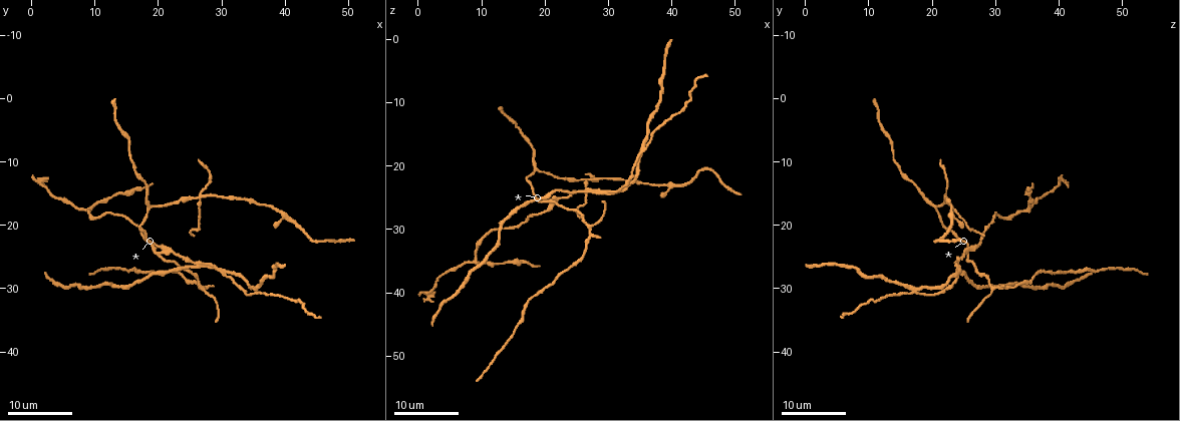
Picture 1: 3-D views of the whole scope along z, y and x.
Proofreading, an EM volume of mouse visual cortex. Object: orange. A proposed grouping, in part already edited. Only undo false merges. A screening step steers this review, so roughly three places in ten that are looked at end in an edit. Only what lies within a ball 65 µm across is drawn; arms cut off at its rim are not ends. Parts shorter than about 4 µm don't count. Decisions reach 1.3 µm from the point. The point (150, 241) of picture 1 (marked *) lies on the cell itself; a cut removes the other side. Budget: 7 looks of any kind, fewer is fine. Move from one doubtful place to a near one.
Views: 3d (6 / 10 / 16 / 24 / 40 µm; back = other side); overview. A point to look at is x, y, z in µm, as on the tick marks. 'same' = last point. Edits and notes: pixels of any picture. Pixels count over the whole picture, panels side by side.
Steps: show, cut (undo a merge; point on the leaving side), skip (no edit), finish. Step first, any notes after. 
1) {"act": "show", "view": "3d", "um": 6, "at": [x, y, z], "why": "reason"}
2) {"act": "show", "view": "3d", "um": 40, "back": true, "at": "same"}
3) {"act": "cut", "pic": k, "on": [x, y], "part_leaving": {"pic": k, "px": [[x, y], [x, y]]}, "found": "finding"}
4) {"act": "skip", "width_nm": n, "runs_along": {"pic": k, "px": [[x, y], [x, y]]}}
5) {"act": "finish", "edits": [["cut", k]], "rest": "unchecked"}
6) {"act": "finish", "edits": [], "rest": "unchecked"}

{"act": "show", "view": "3d", "um": 24, "at": [18.0, 17.0, 20.5], "why": "three-way junction"}

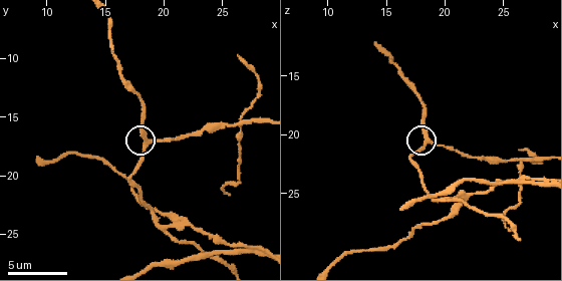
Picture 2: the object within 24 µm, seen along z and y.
{"act": "show", "view": "3d", "um": 6, "at": [18.6, 17.0, 20.4], "why": "closer look"}

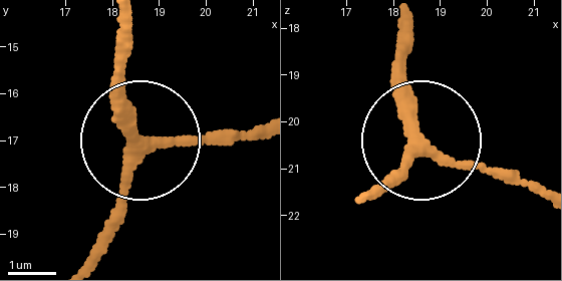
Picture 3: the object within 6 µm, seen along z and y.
{"act": "skip", "runs_along": {"pic": 3, "px": [[361, 202], [417, 146], [401, 58]]}, "found": "all the same cell"}

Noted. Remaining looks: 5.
{"act": "show", "view": "3d", "um": 16, "at": [26.5, 15.5, 22.0], "why": "four arms meet"}

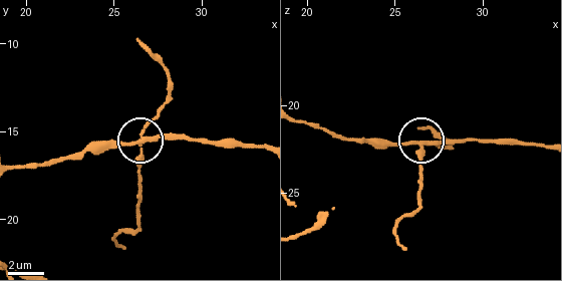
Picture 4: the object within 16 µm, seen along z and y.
{"act": "show", "view": "3d", "um": 10, "at": "same"}

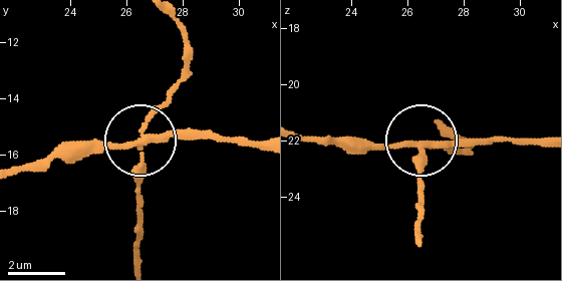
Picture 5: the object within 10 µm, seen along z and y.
{"act": "cut", "pic": 5, "on": [164, 102], "side_arm_um": 10, "part_leaving": {"pic": 5, "px": [[144, 138], [136, 258]]}, "found": "a second cell is stuck on"}

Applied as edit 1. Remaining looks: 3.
{"act": "show", "view": "overview", "why": "see it whole again"}

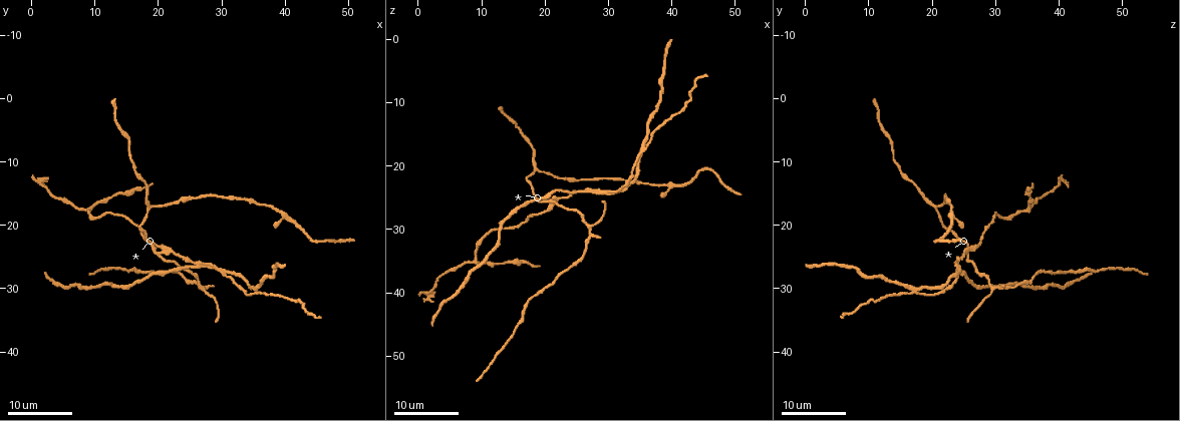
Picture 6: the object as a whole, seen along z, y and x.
{"act": "show", "view": "3d", "um": 24, "at": [27.0, 30.0, 29.5], "why": "arms part here"}

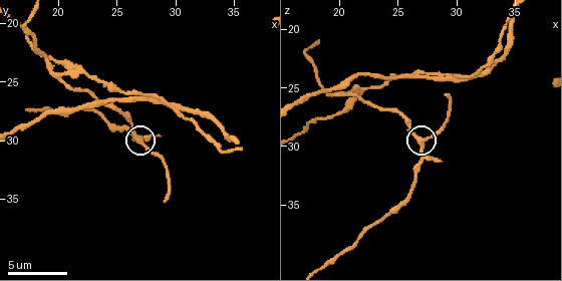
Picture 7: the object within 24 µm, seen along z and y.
{"act": "show", "view": "3d", "um": 10, "at": [27.0, 30.0, 29.6]}

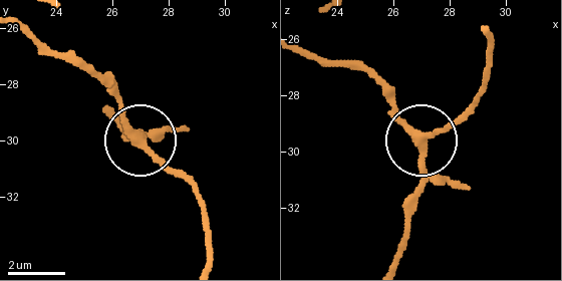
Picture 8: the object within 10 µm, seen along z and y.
{"act": "skip", "arms": 3, "runs_along": {"pic": 8, "px": [[21, 26], [103, 76], [129, 131], [199, 194]]}, "found": "one cell here"}

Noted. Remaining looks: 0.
{"act": "finish", "edits": [["cut", 5]], "rest": "unchecked"}

